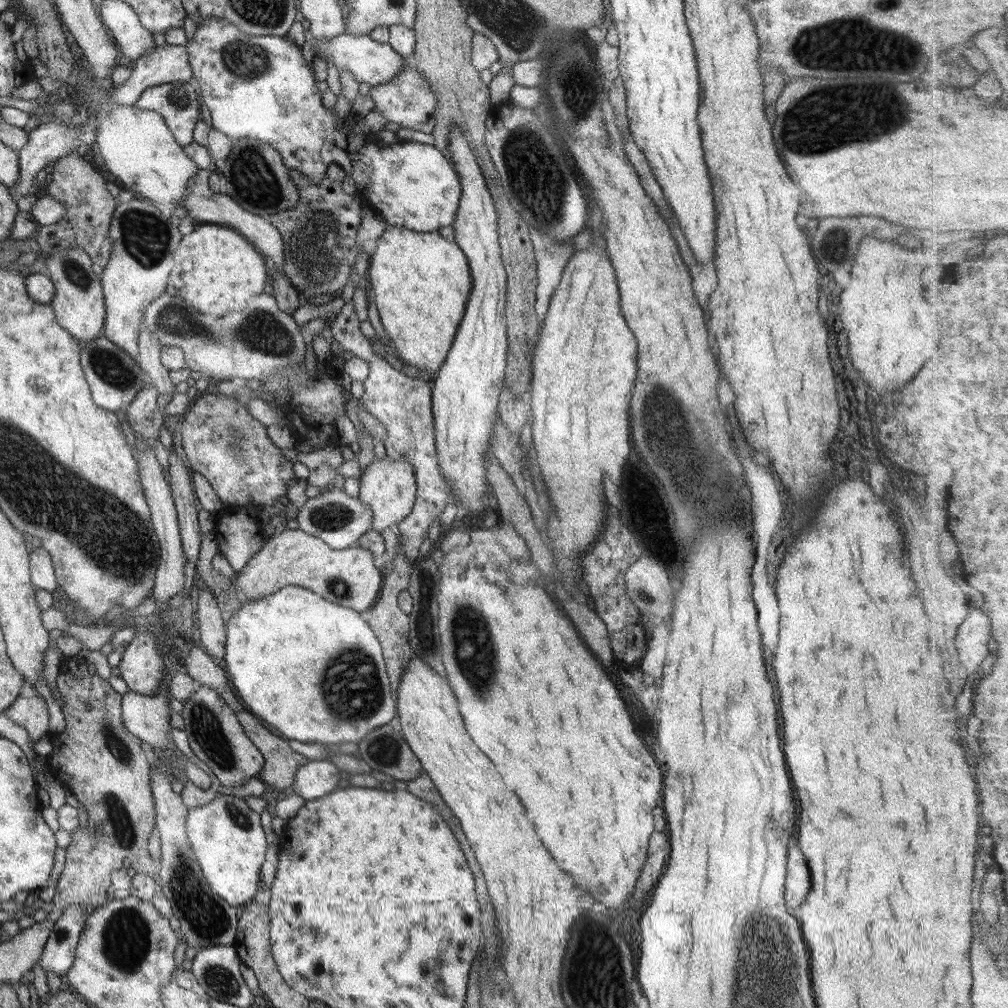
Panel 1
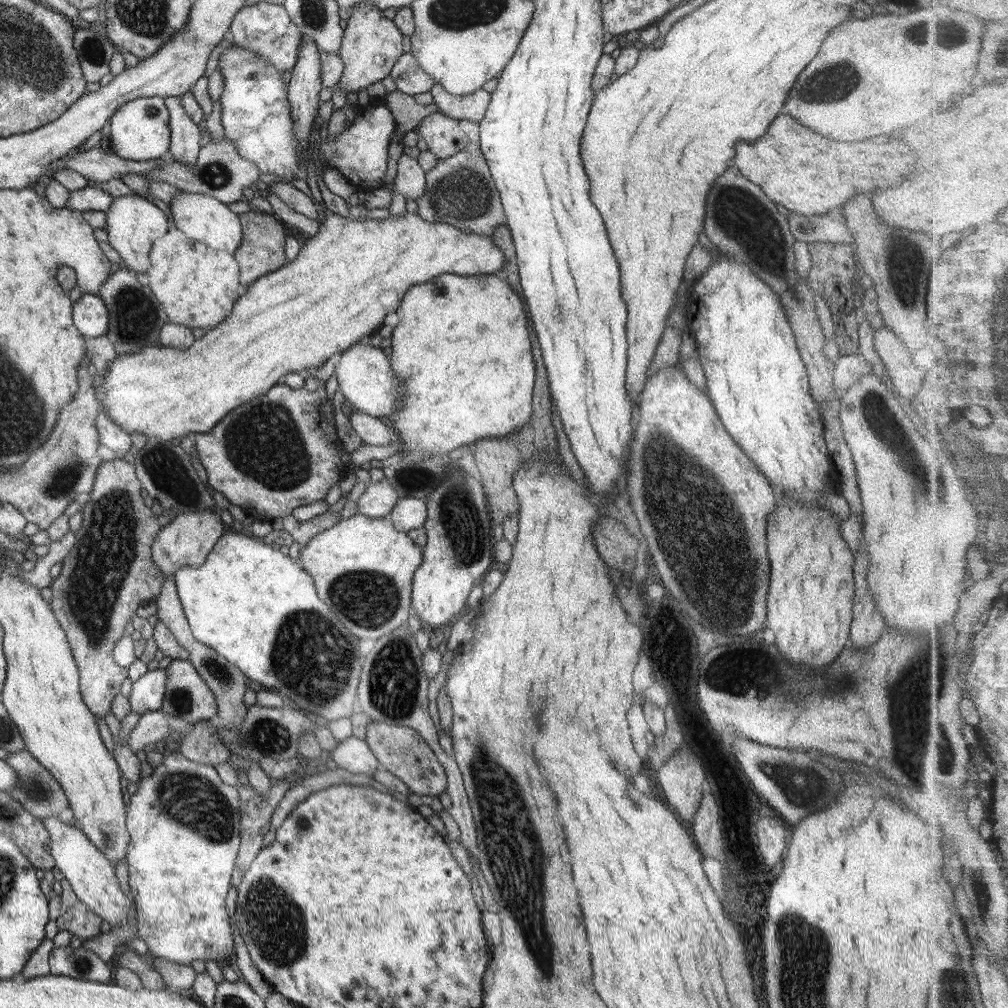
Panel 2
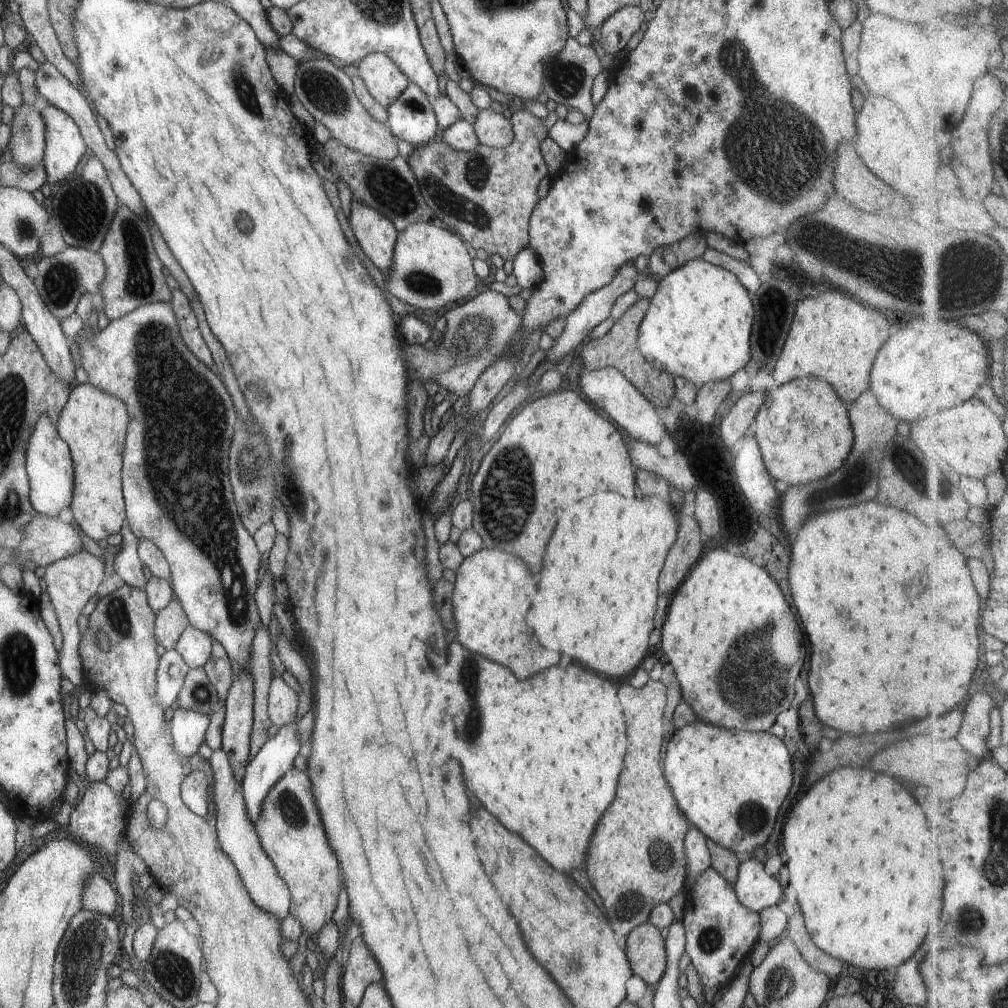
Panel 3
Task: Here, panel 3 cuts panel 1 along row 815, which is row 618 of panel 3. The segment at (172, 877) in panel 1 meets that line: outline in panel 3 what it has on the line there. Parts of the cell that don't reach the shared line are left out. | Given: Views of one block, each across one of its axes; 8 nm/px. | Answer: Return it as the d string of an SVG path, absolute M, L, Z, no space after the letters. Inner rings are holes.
M172 598L161 610L155 612L154 634L156 644L166 651L174 649L177 639L188 625L187 617L179 601Z

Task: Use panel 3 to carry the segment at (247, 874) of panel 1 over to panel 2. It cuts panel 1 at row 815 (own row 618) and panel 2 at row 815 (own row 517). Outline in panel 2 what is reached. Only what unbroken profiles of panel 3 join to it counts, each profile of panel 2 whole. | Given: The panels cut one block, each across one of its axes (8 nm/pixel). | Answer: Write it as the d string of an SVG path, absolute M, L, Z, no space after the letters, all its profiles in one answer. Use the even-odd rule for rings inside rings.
M174 748L163 751L161 763L152 770L147 778L140 778L137 791L126 806L129 840L124 858L127 883L137 910L137 937L145 942L153 957L175 964L187 966L193 960L221 961L234 952L224 900L240 846L238 789L223 784L212 766L190 761Z

